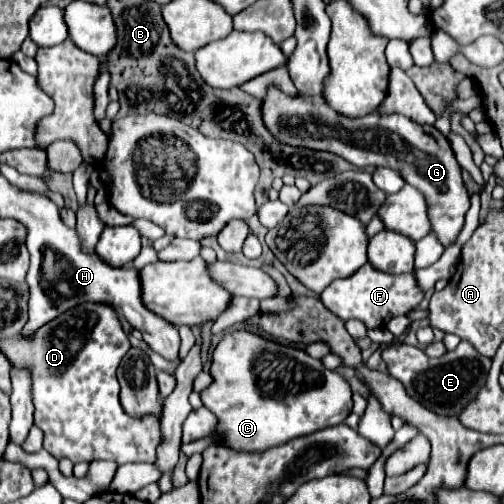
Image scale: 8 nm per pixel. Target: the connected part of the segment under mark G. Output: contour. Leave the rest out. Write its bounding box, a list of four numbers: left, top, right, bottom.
[261,88,469,246]

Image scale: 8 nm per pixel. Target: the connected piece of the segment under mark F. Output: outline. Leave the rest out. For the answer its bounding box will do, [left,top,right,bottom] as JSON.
[321,264,425,328]

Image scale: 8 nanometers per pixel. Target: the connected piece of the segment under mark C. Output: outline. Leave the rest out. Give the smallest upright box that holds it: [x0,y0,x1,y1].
[201,330,351,450]

